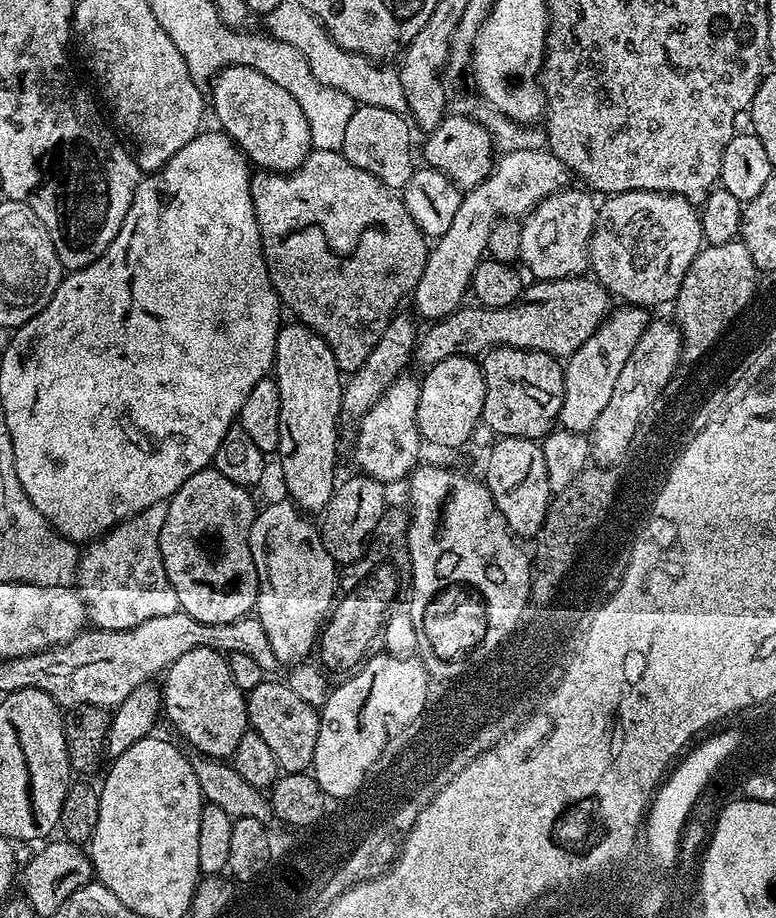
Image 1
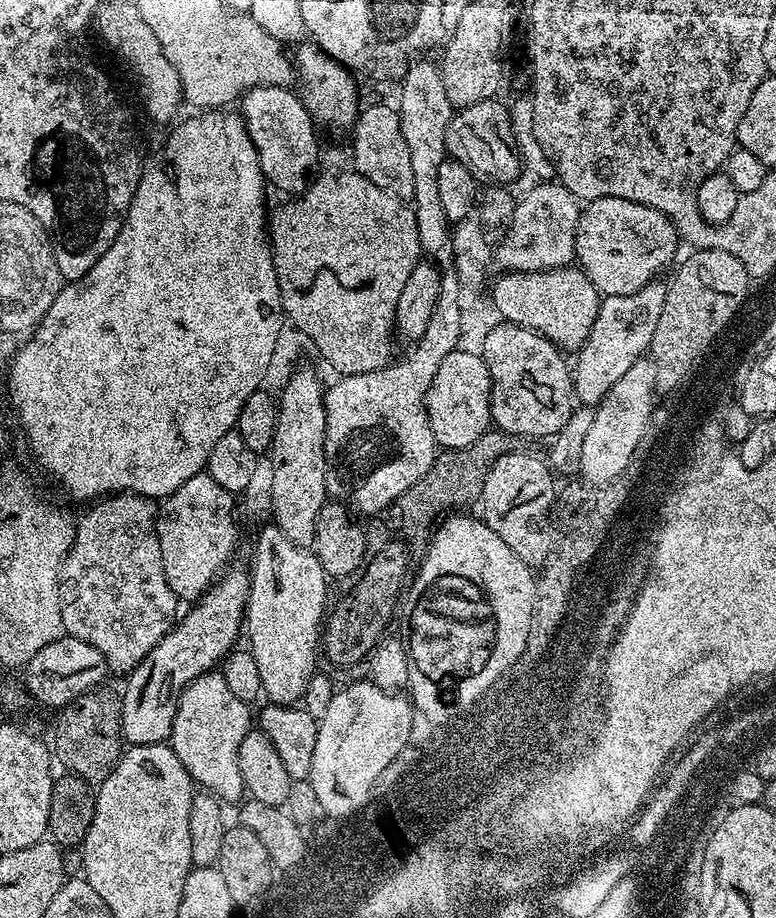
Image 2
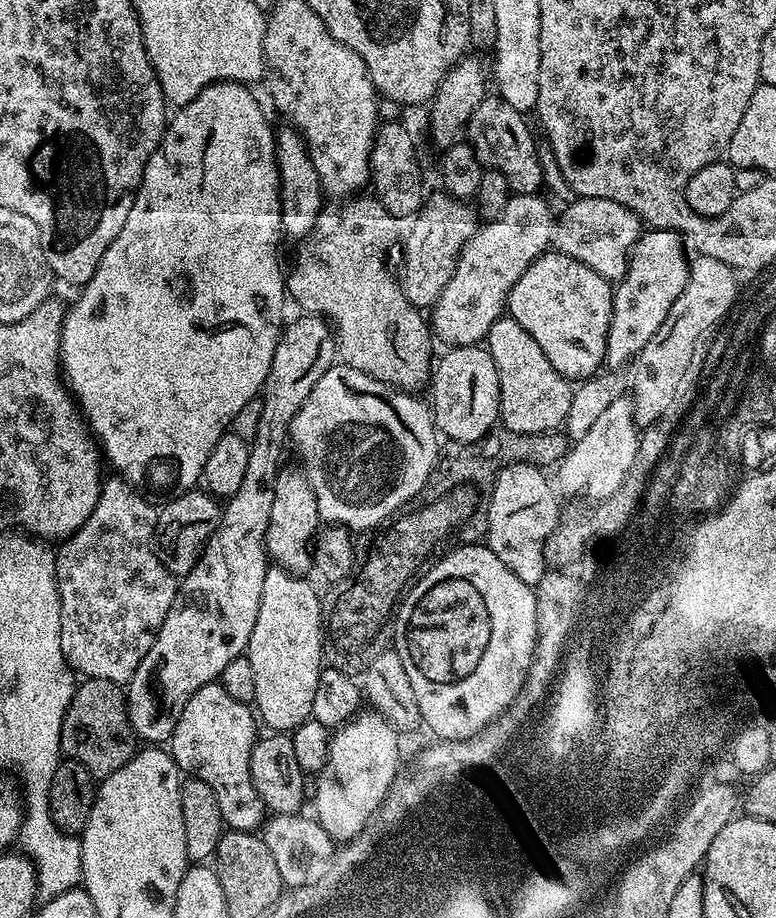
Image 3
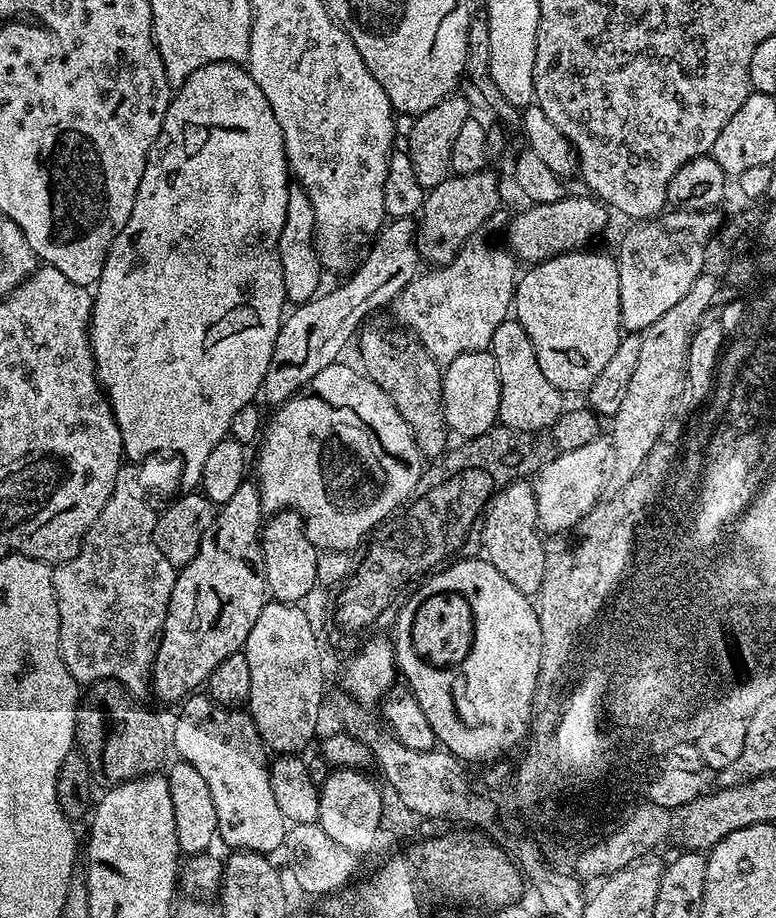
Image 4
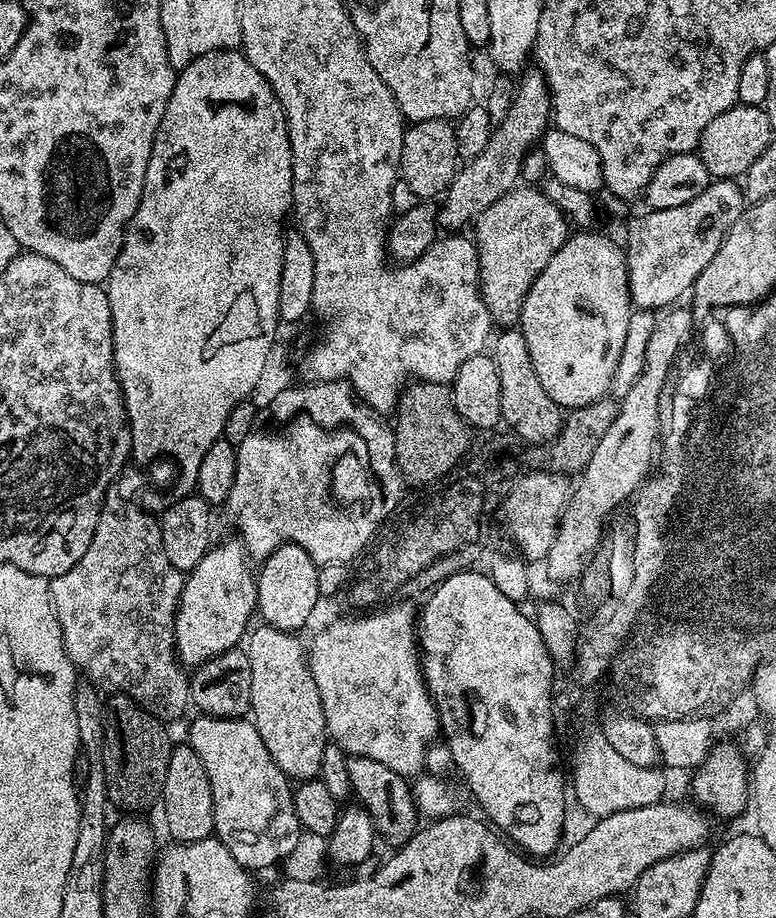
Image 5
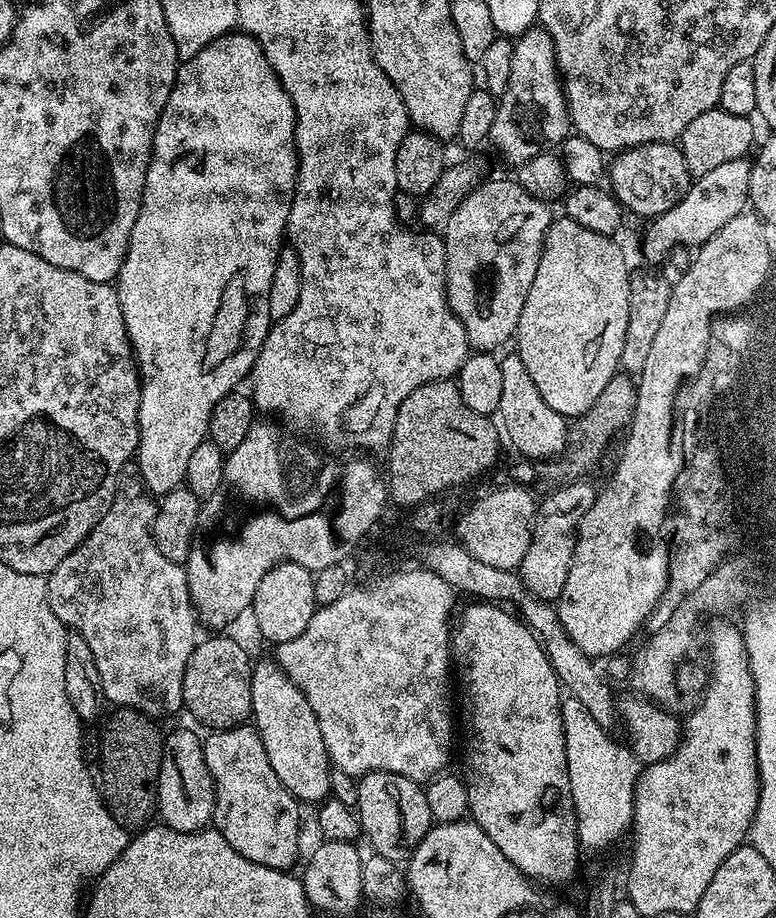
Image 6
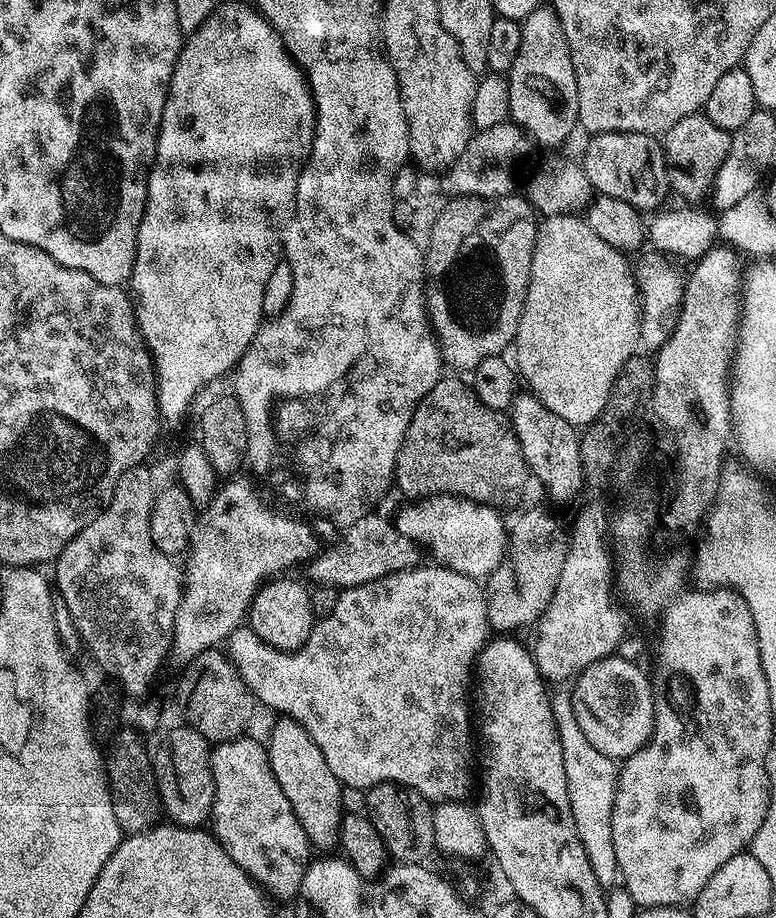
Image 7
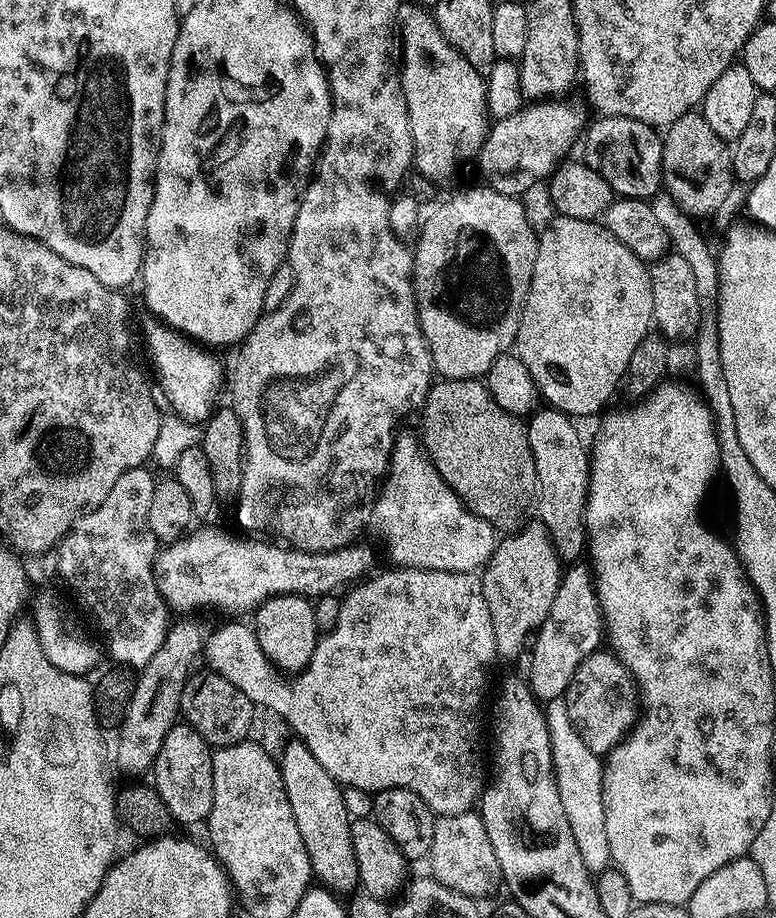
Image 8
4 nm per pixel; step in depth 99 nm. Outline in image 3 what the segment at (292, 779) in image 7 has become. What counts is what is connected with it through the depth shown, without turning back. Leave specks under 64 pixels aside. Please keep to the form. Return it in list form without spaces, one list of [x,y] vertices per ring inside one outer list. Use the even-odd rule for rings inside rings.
[[[269,567],[262,602],[258,606],[258,622],[254,622],[254,634],[250,634],[246,649],[250,667],[254,669],[254,708],[263,727],[264,724],[268,727],[265,729],[276,734],[291,734],[298,726],[313,719],[314,694],[322,669],[320,640],[322,644],[322,604],[320,608],[320,596],[312,589],[311,582],[304,576],[293,576],[285,568]]]

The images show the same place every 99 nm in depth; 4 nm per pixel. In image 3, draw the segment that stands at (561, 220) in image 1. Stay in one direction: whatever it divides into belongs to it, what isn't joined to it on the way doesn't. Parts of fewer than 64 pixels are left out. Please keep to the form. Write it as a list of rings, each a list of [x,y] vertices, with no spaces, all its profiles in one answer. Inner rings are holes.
[[[515,194],[509,195],[506,202],[506,210],[502,210],[502,214],[496,220],[490,220],[481,223],[476,229],[476,233],[465,243],[464,250],[457,263],[457,269],[454,270],[453,277],[450,282],[447,282],[445,289],[442,290],[441,296],[437,299],[435,305],[430,309],[430,328],[434,333],[435,339],[444,343],[444,346],[459,346],[461,344],[480,344],[481,341],[487,337],[490,326],[494,326],[494,322],[499,320],[501,316],[505,315],[508,307],[508,295],[514,286],[514,282],[518,282],[518,278],[522,278],[522,274],[526,274],[526,270],[533,264],[539,256],[543,256],[545,252],[549,251],[550,245],[553,243],[556,235],[556,221],[558,219],[557,213],[552,213],[552,208],[543,200],[543,195],[537,194],[535,196],[517,196]]]

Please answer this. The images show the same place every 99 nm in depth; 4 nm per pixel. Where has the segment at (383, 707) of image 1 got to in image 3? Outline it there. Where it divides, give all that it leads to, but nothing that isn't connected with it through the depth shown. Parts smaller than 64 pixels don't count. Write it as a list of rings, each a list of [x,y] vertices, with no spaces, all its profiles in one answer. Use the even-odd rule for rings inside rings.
[[[364,710],[353,718],[337,727],[331,733],[328,742],[328,757],[324,767],[320,769],[316,780],[316,811],[314,816],[324,828],[326,834],[333,841],[343,842],[352,840],[363,830],[363,819],[368,817],[368,812],[374,814],[375,807],[384,800],[382,791],[386,787],[386,778],[393,765],[398,759],[396,746],[400,744],[397,738],[398,732],[387,720],[373,710]]]

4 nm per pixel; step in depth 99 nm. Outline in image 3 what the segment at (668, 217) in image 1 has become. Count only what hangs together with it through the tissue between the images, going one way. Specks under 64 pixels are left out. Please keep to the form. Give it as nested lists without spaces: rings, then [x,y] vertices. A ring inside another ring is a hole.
[[[581,196],[569,203],[556,221],[555,251],[569,256],[602,274],[610,282],[618,282],[628,272],[632,251],[642,235],[642,221],[626,206],[610,202],[610,198]]]

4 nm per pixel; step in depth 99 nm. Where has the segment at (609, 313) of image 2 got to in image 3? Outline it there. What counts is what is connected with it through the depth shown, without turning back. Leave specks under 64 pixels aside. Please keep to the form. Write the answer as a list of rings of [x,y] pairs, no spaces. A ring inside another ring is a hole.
[[[657,228],[641,235],[636,249],[632,251],[628,272],[618,281],[612,293],[612,317],[604,355],[609,369],[620,370],[624,363],[627,365],[635,361],[642,346],[658,334],[658,326],[666,322],[666,314],[670,314],[674,298],[678,298],[686,286],[689,267],[689,253],[685,252],[677,232]]]

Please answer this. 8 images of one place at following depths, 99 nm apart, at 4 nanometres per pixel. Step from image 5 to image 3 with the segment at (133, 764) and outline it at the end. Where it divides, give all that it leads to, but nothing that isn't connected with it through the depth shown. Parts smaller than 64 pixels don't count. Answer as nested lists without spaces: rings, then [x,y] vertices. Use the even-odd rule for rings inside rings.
[[[106,678],[81,679],[70,698],[66,718],[62,718],[60,750],[67,759],[86,766],[97,781],[105,780],[114,770],[126,766],[138,751],[138,737],[130,726],[125,689]]]

